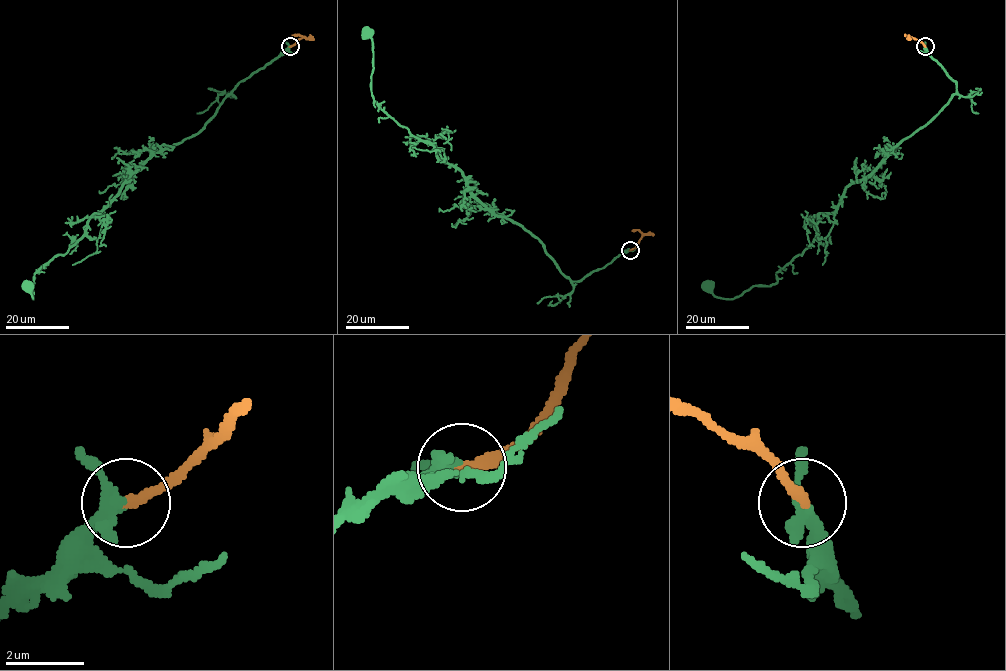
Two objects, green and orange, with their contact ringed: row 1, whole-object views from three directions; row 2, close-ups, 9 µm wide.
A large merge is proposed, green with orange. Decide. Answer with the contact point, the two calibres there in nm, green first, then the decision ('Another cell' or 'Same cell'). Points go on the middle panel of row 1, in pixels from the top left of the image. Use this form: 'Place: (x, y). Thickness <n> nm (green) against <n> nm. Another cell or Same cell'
Place: (630, 250). Thickness 280 nm (green) against 280 nm. Same cell

